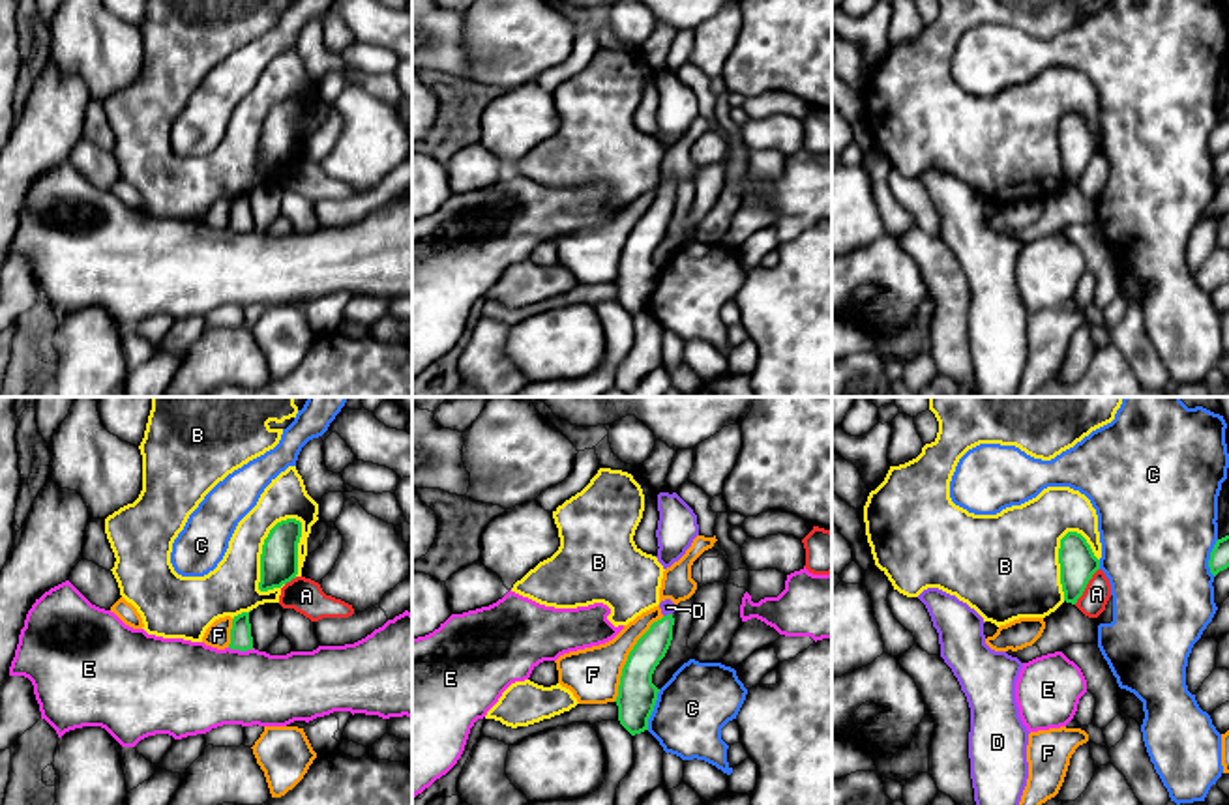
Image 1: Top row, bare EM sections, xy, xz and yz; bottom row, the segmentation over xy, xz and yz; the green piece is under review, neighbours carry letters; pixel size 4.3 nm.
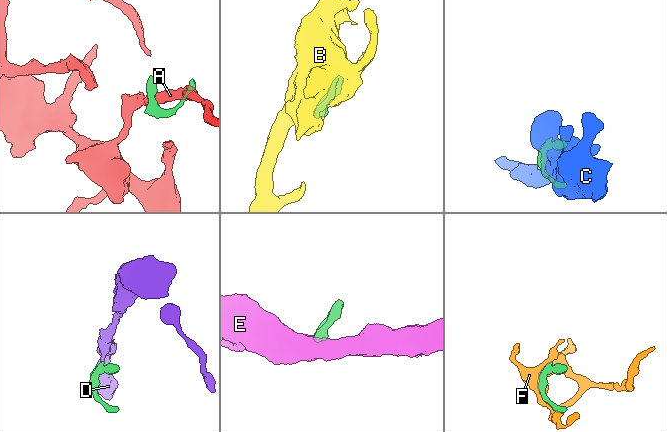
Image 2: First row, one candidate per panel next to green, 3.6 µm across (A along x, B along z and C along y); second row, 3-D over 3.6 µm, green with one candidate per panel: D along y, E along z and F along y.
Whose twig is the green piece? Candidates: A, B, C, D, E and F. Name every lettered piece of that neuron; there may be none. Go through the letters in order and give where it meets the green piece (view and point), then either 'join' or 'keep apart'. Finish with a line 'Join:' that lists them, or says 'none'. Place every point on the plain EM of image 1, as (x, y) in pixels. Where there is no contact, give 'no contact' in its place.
A: yz (1085, 167) | keep apart
B: xy (263, 130) | keep apart
C: xz (652, 291) | keep apart
D: xz (667, 195) | join
E: xy (242, 231) | keep apart
F: xz (628, 238) | keep apart
Join: D

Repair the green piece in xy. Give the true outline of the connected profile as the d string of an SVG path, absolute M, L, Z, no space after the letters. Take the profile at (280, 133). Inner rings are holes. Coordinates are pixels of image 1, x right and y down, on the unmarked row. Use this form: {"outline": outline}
{"outline": "M287 99L277 103L262 125L259 170L281 168L298 155L298 124L302 103Z"}

